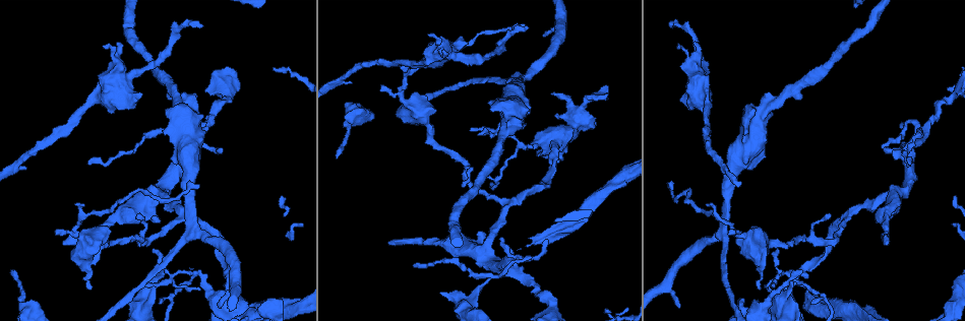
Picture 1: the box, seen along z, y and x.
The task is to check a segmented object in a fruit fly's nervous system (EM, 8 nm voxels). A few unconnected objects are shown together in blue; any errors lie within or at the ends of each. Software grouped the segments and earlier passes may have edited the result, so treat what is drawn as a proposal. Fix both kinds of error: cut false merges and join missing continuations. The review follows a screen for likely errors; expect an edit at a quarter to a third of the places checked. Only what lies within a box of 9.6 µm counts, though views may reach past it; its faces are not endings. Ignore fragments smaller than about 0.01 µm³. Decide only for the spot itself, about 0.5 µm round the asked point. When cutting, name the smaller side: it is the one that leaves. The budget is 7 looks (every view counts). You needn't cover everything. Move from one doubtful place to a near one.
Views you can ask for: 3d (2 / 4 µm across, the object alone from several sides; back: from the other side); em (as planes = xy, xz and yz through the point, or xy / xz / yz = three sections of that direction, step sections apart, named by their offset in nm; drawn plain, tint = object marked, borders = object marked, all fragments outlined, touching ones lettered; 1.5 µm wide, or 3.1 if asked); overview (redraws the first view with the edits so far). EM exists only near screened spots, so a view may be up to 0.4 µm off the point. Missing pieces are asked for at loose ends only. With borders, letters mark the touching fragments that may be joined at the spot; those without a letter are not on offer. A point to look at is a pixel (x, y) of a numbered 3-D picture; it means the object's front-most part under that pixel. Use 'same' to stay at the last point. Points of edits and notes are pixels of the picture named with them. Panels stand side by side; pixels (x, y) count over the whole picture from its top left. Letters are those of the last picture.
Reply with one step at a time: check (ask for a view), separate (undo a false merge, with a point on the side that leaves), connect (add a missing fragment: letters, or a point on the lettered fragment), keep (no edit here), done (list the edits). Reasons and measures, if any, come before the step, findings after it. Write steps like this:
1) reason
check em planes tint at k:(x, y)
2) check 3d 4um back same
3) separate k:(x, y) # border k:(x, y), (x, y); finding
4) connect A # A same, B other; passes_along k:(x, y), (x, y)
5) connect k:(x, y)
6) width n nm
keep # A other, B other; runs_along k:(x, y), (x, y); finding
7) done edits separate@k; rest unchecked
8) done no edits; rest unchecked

end of a long branch
check em planes borders at 1:(199, 22)

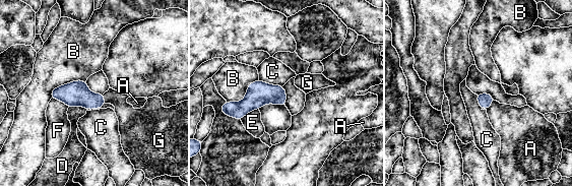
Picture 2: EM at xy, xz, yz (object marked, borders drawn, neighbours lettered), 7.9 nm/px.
width 110 nm; longest_contact B 320 nm
connect G # A other, B other, C other, D other, E other, F other, G same; it goes on there

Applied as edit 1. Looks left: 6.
check overview

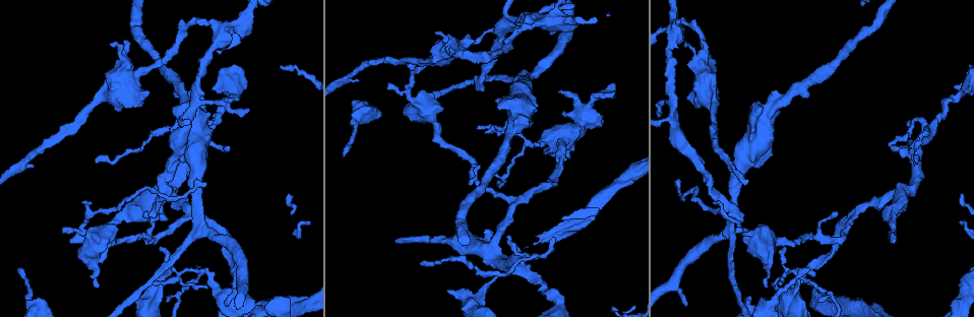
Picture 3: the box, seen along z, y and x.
check 3d 4um at 3:(893, 243)

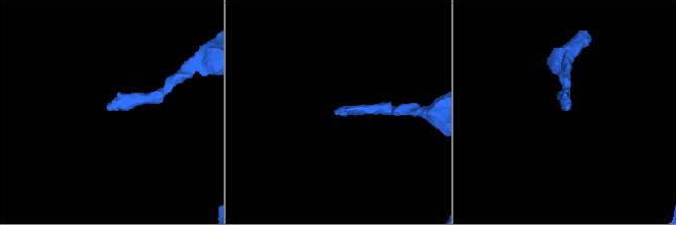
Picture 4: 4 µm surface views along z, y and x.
shape alone is not enough
check em planes borders at 4:(338, 111)

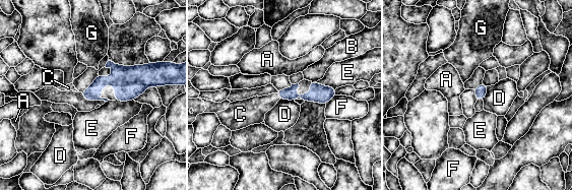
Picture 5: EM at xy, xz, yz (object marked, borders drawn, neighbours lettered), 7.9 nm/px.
longest_contact E 170 nm
connect C # A other, B other, C same, D other, E other, F other, G other; it goes on there

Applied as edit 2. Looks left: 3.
check overview

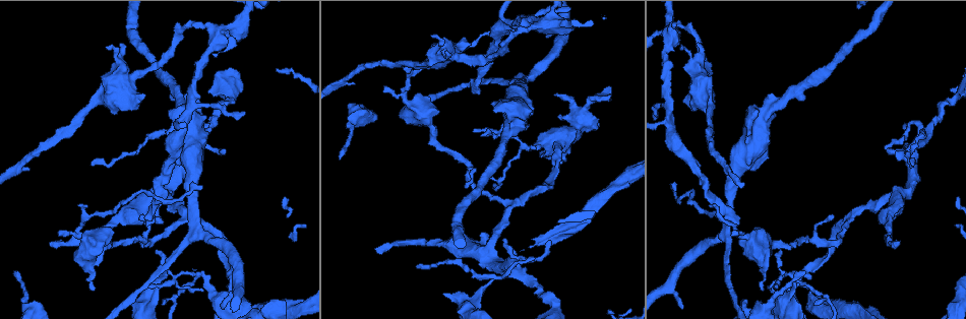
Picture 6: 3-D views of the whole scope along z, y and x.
three arms meet
check em planes borders at 6:(522, 146)

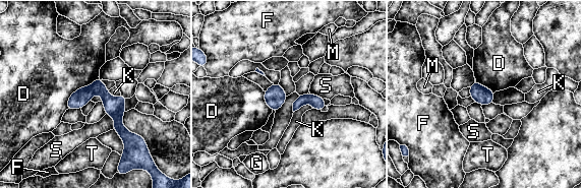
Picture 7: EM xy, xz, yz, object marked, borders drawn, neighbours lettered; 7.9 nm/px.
separate 7:(81, 97) # D other, F other, G other, K other, M other, S other, T other; border 7:(89, 86), (95, 92); a second cell is stuck on

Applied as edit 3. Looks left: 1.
done edits connect@2, connect@5, separate@7; rest unchecked

